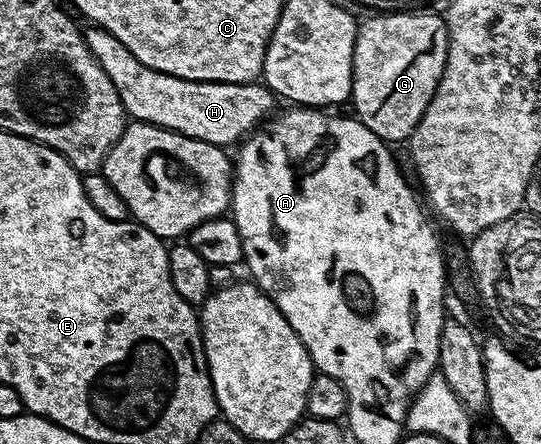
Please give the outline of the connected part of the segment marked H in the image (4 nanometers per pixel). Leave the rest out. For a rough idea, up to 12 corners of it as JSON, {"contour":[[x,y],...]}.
{"contour":[[84,31],[130,119],[229,148],[274,113],[260,81],[183,80]]}

